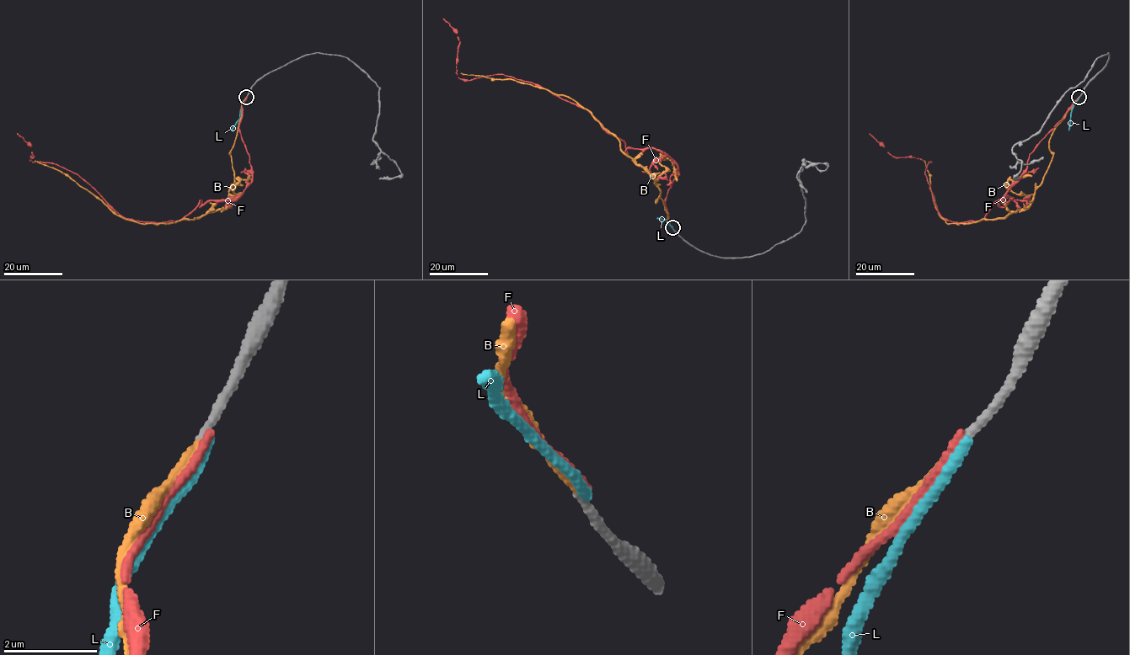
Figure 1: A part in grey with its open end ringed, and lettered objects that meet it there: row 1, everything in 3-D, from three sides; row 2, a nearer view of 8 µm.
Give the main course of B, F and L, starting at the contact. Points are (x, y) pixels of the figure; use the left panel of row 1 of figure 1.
B: (246, 98), (230, 156), (233, 183), (228, 204), (194, 219), (163, 224), (126, 219), (68, 177), (34, 160)
F: (246, 97), (238, 130), (251, 183), (176, 221), (125, 219), (77, 174), (30, 160), (17, 133)
L: (246, 98), (240, 109), (239, 118), (231, 130)

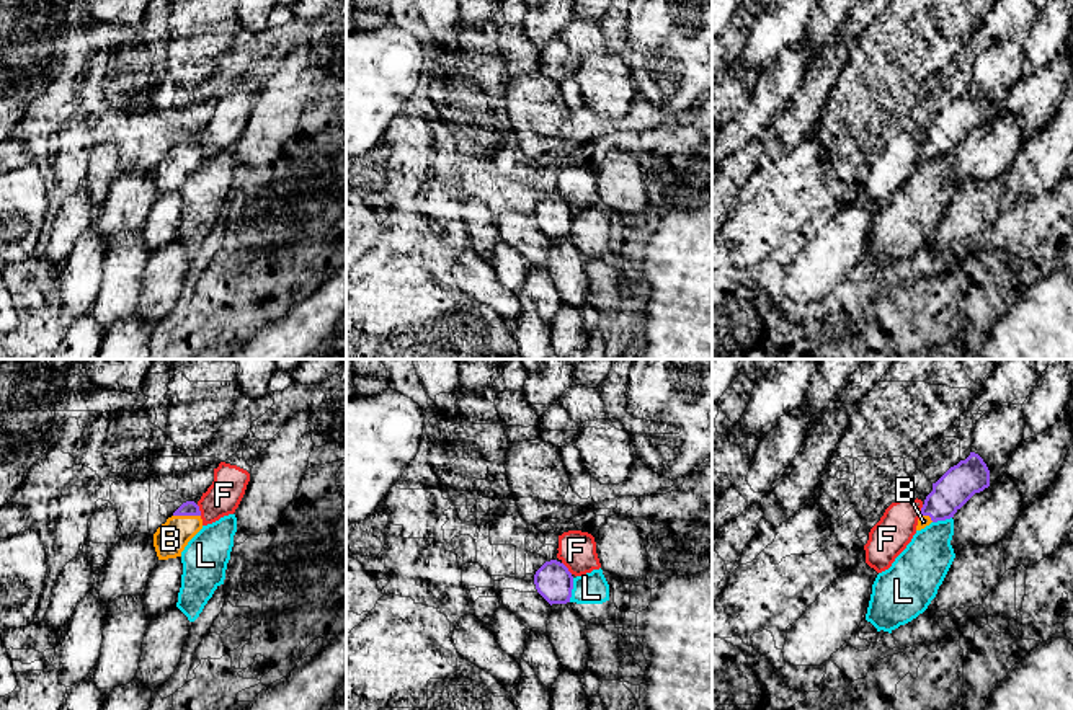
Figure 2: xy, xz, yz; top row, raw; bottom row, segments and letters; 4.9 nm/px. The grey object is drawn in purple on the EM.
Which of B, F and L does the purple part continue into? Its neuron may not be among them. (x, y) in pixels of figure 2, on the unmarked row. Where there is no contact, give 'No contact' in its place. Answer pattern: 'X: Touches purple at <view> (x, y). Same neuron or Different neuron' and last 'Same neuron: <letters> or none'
B: Touches purple at xy (186, 149). Same neuron
F: Touches purple at xz (567, 203). Different neuron
L: Touches purple at xz (572, 222). Different neuron
Same neuron: B

